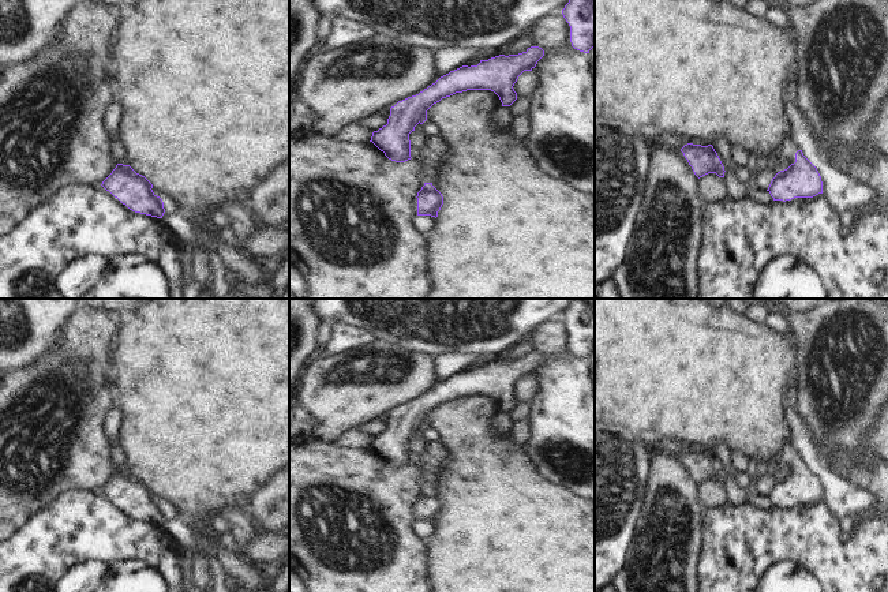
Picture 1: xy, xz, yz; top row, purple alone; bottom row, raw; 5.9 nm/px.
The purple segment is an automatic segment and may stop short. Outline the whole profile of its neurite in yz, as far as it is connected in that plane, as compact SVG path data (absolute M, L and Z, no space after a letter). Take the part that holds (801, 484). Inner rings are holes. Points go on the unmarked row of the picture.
M788 438L783 439L780 460L791 471L778 477L772 484L767 497L773 506L786 507L794 503L813 503L823 499L823 487L817 473L803 461Z

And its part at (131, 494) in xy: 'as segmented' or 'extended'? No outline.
extended

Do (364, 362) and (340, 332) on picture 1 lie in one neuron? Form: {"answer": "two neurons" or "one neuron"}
{"answer": "two neurons"}

